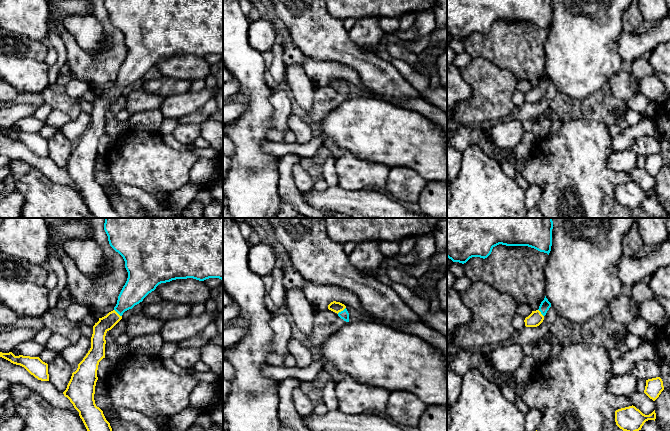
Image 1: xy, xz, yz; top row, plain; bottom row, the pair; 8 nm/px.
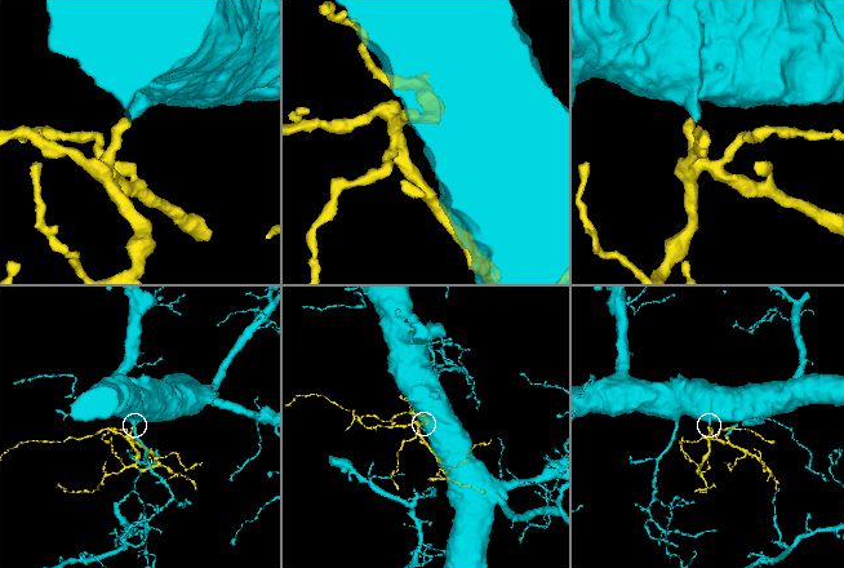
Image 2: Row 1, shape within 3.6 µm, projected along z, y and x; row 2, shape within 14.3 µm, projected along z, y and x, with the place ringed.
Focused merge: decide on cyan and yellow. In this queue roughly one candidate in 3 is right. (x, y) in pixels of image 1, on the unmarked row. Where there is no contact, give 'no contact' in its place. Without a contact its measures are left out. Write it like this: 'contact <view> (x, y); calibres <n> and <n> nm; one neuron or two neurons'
contact xz (341, 87); calibres 70 and 90 nm; one neuron

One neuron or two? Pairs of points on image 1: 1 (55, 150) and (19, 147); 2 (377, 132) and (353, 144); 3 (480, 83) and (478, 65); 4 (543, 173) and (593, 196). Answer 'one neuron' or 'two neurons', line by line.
1: two neurons
2: one neuron
3: one neuron
4: one neuron

